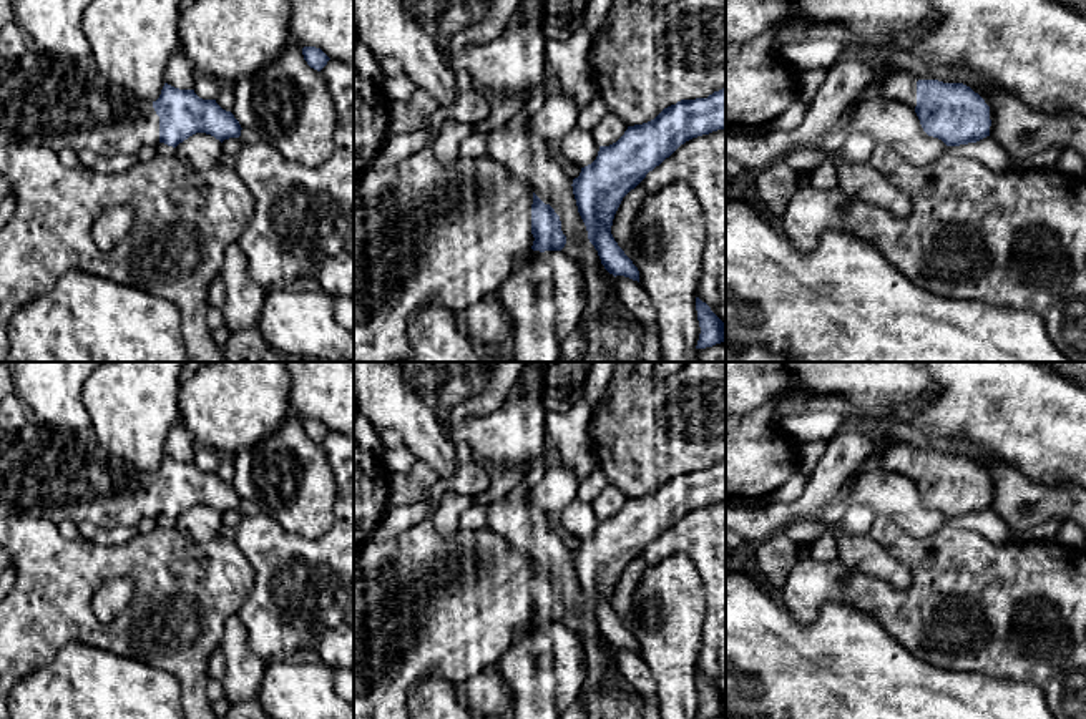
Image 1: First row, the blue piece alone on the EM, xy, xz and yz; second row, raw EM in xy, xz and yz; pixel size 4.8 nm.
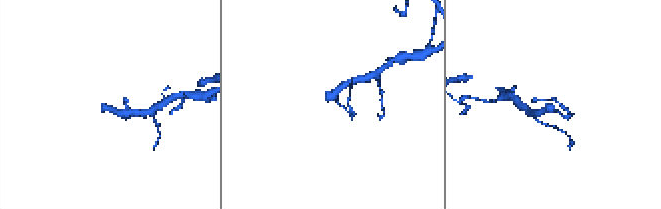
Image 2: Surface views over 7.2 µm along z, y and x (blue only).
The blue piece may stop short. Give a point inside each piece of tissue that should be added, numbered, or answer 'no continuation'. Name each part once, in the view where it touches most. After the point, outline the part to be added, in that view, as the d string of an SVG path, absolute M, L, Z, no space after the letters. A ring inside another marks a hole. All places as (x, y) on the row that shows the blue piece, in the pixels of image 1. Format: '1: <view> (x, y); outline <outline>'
1: xz (452, 234); outline M427 146L397 164L397 186L375 198L369 206L375 206L384 213L384 221L375 224L372 219L354 224L354 362L407 362L410 357L408 330L417 312L432 301L437 301L443 307L455 312L467 309L468 306L482 301L490 292L497 292L501 284L511 276L516 261L530 261L533 234L531 234L531 188L513 178L503 164L492 156L483 154L478 158L457 158L450 168L443 168L433 154L432 146Z

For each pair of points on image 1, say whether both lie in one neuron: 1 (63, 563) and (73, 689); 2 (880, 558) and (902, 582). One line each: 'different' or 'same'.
1: different
2: same

